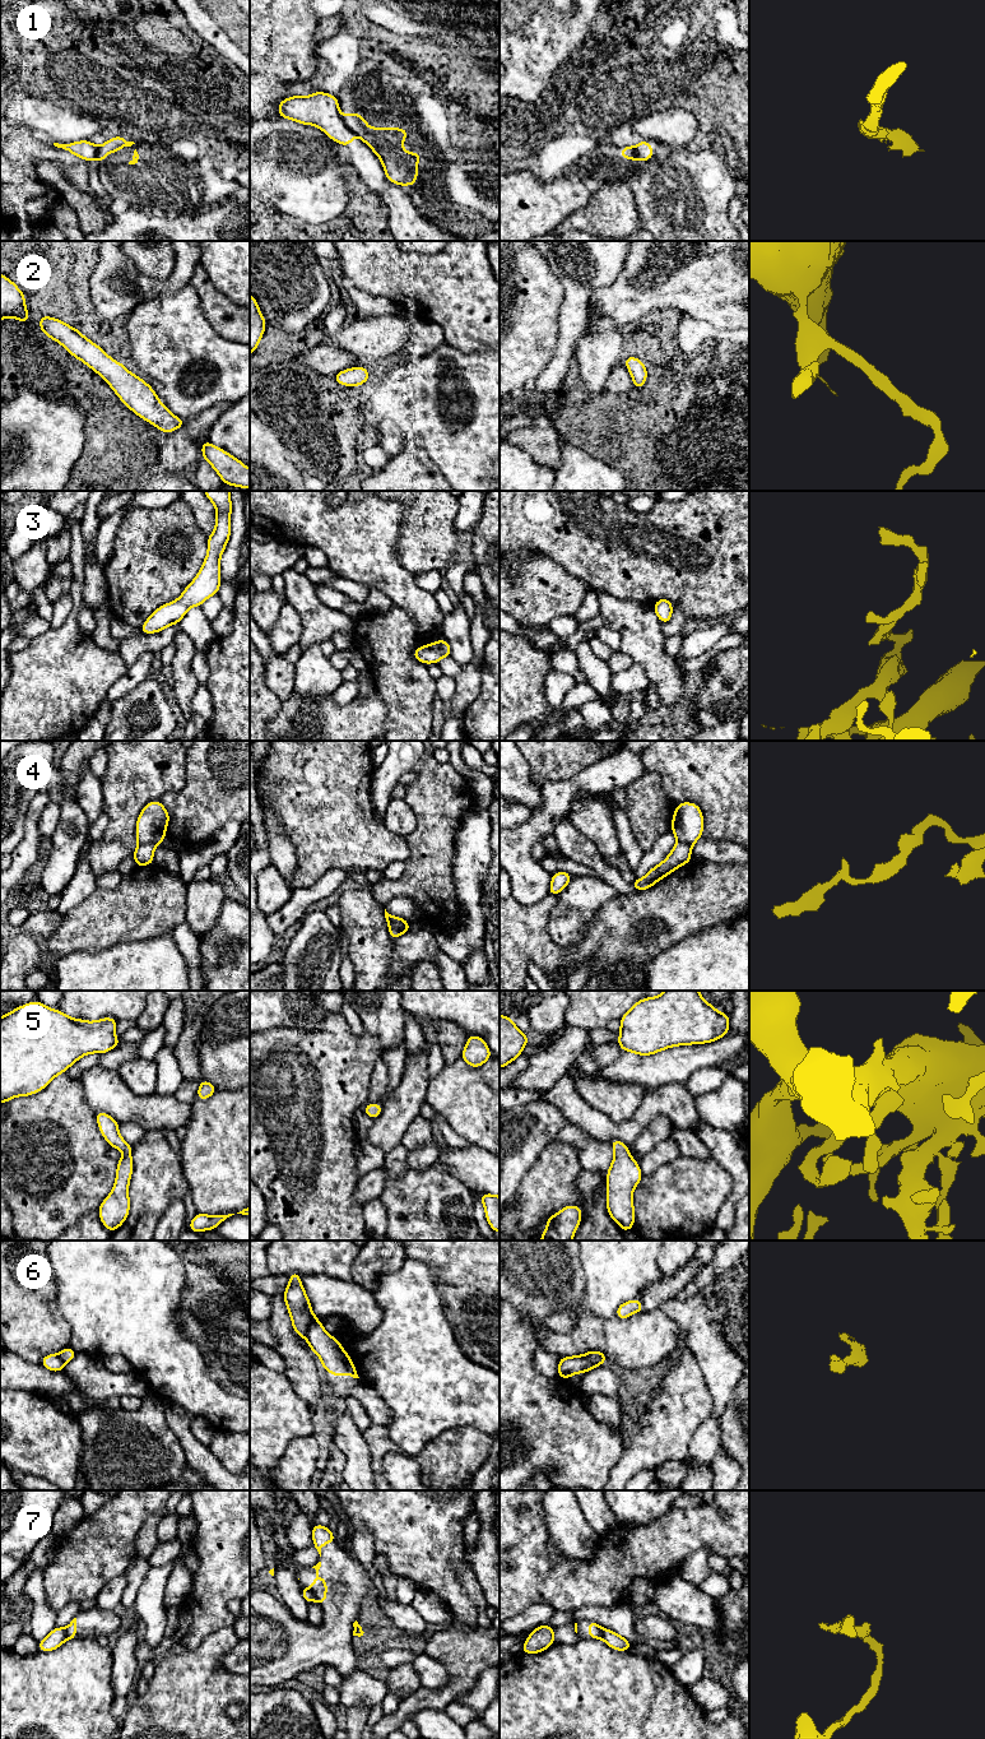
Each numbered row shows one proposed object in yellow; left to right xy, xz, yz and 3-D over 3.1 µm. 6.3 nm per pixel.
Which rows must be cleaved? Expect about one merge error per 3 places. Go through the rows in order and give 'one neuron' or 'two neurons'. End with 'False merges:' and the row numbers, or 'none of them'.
1: two neurons
2: one neuron
3: one neuron
4: two neurons
5: one neuron
6: two neurons
7: two neurons
False merges: 1, 4, 6, 7

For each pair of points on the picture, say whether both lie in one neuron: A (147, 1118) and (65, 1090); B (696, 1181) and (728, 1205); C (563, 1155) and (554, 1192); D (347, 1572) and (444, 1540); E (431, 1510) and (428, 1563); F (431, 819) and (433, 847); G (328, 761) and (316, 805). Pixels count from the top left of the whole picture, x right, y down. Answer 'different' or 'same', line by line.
A: different
B: different
C: same
D: different
E: same
F: same
G: same

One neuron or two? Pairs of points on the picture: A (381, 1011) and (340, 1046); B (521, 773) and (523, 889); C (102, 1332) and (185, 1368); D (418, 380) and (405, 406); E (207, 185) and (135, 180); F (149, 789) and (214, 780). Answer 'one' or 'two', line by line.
A: two
B: two
C: one
D: one
E: one
F: two

